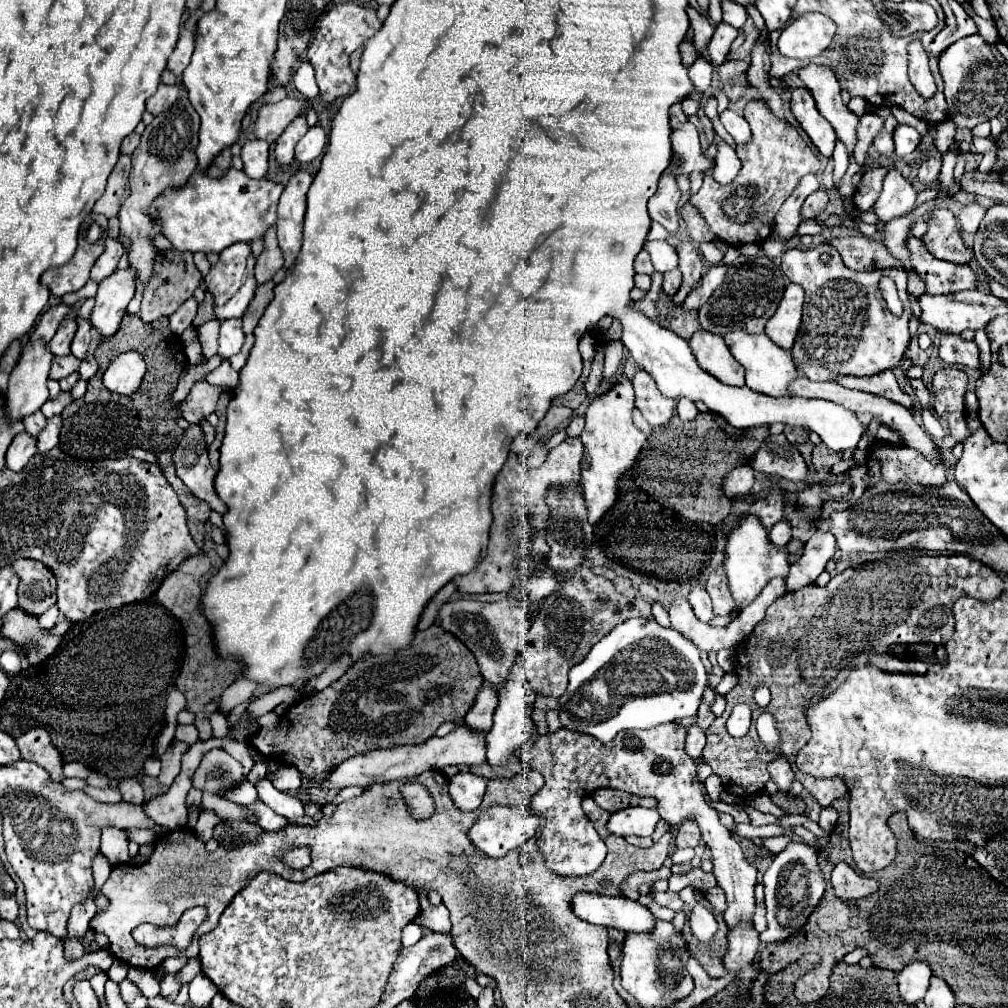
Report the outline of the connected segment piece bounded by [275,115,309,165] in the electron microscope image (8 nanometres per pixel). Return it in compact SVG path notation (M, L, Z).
M301 115L301 117L297 117L285 131L283 131L283 135L277 139L277 143L275 143L275 157L277 157L277 161L281 163L281 165L289 165L289 163L293 163L295 161L295 153L293 153L293 149L295 149L295 145L297 145L297 141L307 133L307 121L305 121L305 115Z

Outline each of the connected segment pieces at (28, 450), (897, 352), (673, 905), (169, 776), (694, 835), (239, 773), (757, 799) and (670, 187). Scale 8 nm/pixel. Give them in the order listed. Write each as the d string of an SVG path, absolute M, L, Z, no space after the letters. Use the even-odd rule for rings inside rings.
M19 433L13 443L9 445L9 451L7 451L7 469L11 471L21 471L29 459L37 453L35 449L35 437L29 437L25 433Z
M823 243L813 249L791 249L781 259L783 273L805 289L803 319L791 349L793 361L799 371L811 381L837 381L841 377L867 377L877 371L895 369L905 357L911 333L907 321L911 317L911 305L907 294L907 273L901 267L889 267L885 271L857 273L849 269L835 247ZM821 253L829 253L833 259L829 265L819 261ZM889 275L896 283L898 295L904 306L901 317L893 317L879 291L879 279Z
M651 891L655 893L655 903L661 905L661 907L669 907L673 911L681 911L683 909L683 901L679 899L677 893L673 891L665 891L665 893L657 893L657 891Z
M173 741L173 753L165 753L165 755L161 755L159 759L161 759L161 773L159 773L159 783L163 785L163 787L171 787L171 783L173 783L173 779L177 777L177 773L179 773L179 767L181 767L181 755L183 755L183 751L189 747L187 743L181 743L181 741Z
M683 821L679 825L679 833L677 833L675 843L677 843L679 849L683 849L683 847L697 847L701 843L701 833L699 833L697 823Z
M211 749L193 775L193 787L213 795L219 795L221 791L231 791L243 781L243 765L225 749Z
M758 792L745 799L748 806L761 811L762 813L772 814L775 817L784 817L786 814L773 803L768 794ZM755 795L755 796L753 796Z
M663 175L659 179L659 189L657 193L649 199L649 215L653 221L659 221L669 233L679 231L679 199L681 193L677 189L675 177L673 175Z

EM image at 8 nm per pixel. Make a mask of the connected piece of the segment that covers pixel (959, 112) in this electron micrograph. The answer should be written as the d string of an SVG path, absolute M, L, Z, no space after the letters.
M969 35L953 43L939 57L939 71L945 81L945 99L949 107L949 119L961 129L973 129L975 125L999 115L1007 99L1007 81L997 63L993 51L981 35Z

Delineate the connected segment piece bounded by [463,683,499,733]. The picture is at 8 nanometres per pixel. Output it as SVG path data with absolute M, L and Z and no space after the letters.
M483 683L481 691L479 691L479 697L475 701L475 705L471 707L471 711L465 715L463 723L477 731L477 733L485 733L489 731L489 727L493 727L493 713L497 709L497 695L493 693L493 689L489 687L489 683Z

